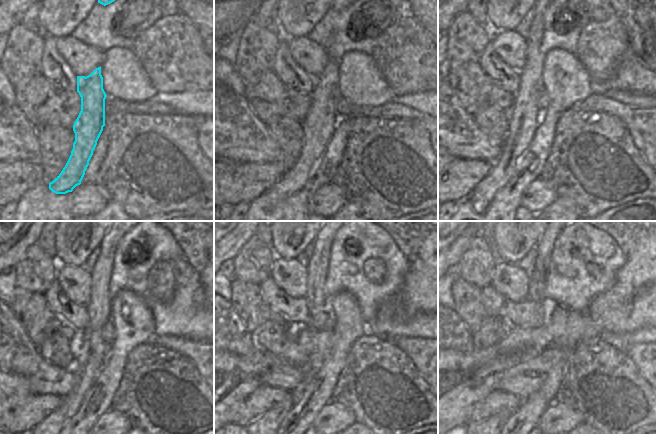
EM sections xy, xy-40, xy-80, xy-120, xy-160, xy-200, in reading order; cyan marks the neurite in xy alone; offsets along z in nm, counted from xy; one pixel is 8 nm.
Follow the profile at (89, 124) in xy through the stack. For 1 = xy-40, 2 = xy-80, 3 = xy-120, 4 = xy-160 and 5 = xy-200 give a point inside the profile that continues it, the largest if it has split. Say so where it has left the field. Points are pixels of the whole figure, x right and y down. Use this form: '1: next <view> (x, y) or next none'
1: next xy-40 (318, 117)
2: next xy-80 (539, 114)
3: next xy-120 (88, 350)
4: next xy-160 (320, 305)
5: next xy-200 (546, 243)

